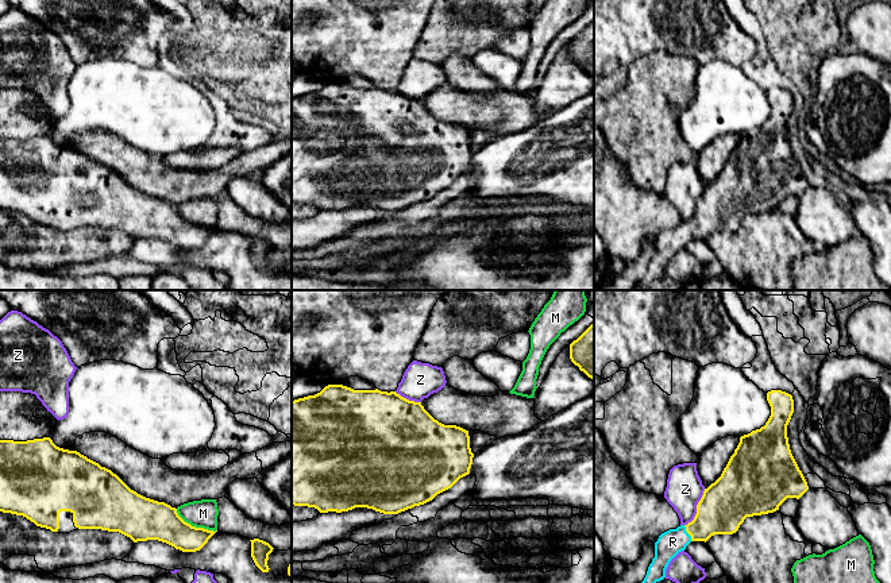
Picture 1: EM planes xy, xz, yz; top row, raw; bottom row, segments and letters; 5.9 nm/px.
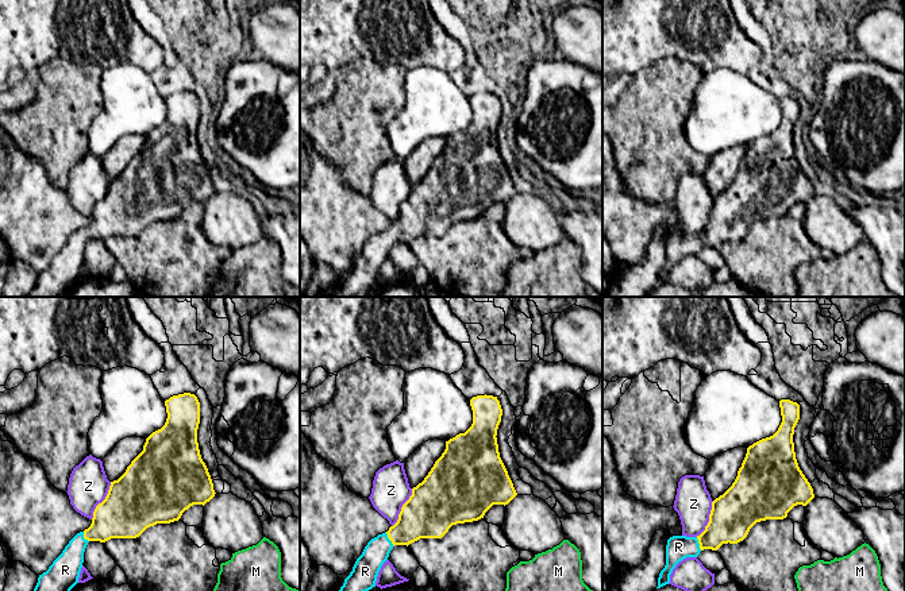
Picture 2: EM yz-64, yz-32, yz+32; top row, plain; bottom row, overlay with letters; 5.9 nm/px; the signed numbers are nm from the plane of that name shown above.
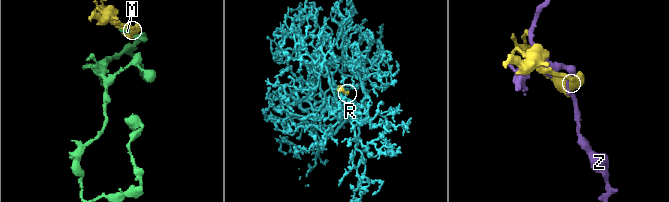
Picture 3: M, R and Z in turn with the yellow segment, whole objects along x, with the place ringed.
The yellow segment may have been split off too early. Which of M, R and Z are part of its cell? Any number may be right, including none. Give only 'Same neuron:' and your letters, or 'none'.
Same neuron: R

